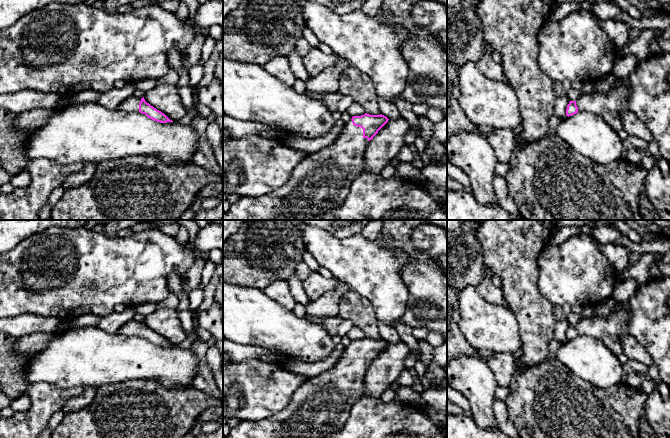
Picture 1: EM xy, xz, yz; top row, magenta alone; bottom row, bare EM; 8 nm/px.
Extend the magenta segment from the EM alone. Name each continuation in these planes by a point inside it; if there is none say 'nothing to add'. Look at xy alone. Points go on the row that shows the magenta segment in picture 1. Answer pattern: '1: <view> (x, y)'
1: xy (131, 104)

